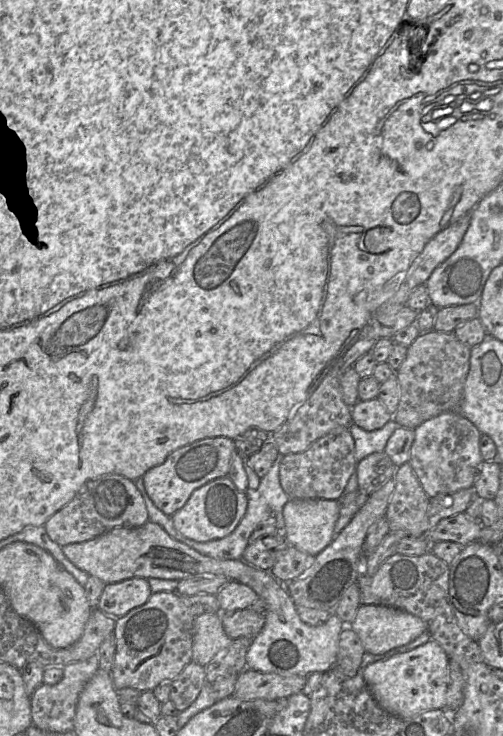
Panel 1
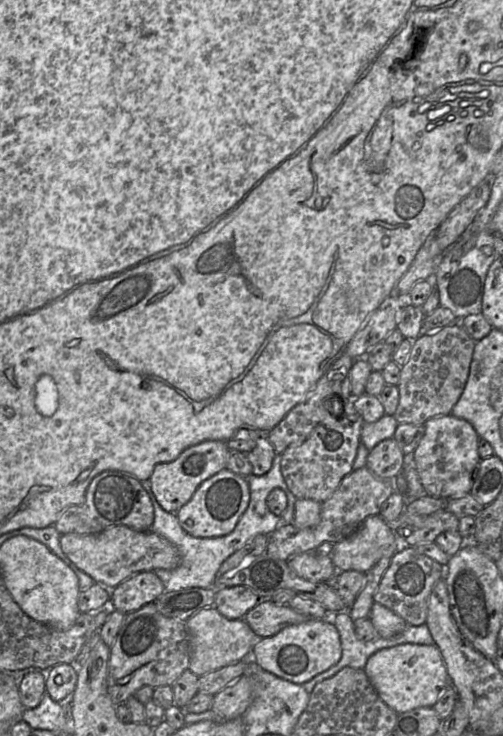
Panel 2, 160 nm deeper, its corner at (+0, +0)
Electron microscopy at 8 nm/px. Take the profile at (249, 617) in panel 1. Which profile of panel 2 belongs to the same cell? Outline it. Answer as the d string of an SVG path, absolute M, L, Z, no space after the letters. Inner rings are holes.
M261 599L255 607L246 613L244 620L259 638L263 638L273 636L287 626L305 622L310 618L313 617L307 616L289 605L280 605L270 599Z

